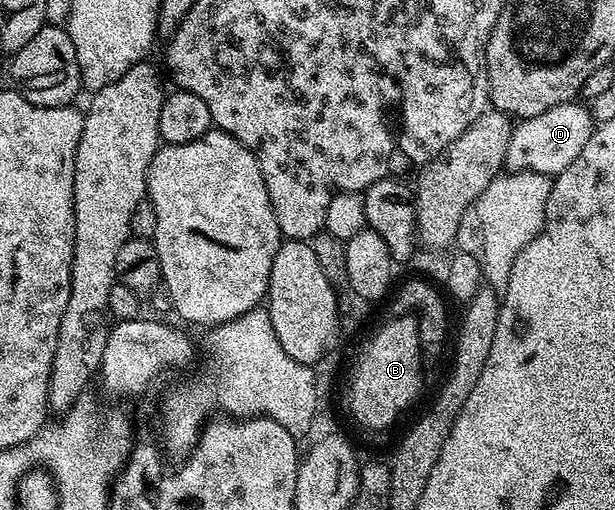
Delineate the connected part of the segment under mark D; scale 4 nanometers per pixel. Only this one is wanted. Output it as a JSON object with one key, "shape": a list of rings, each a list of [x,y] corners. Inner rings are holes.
{"shape":[[[570,100],[565,105],[550,107],[550,111],[542,111],[542,115],[517,120],[512,127],[510,145],[506,147],[504,169],[513,173],[521,173],[525,169],[550,178],[566,171],[566,167],[582,155],[582,147],[590,143],[594,128],[591,108],[584,103],[576,104],[575,100]]]}

